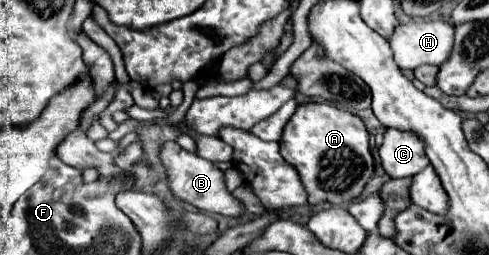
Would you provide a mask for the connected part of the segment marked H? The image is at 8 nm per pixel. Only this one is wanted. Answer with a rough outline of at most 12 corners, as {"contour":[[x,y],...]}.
{"contour":[[444,20],[400,24],[390,46],[402,70],[452,54]]}

